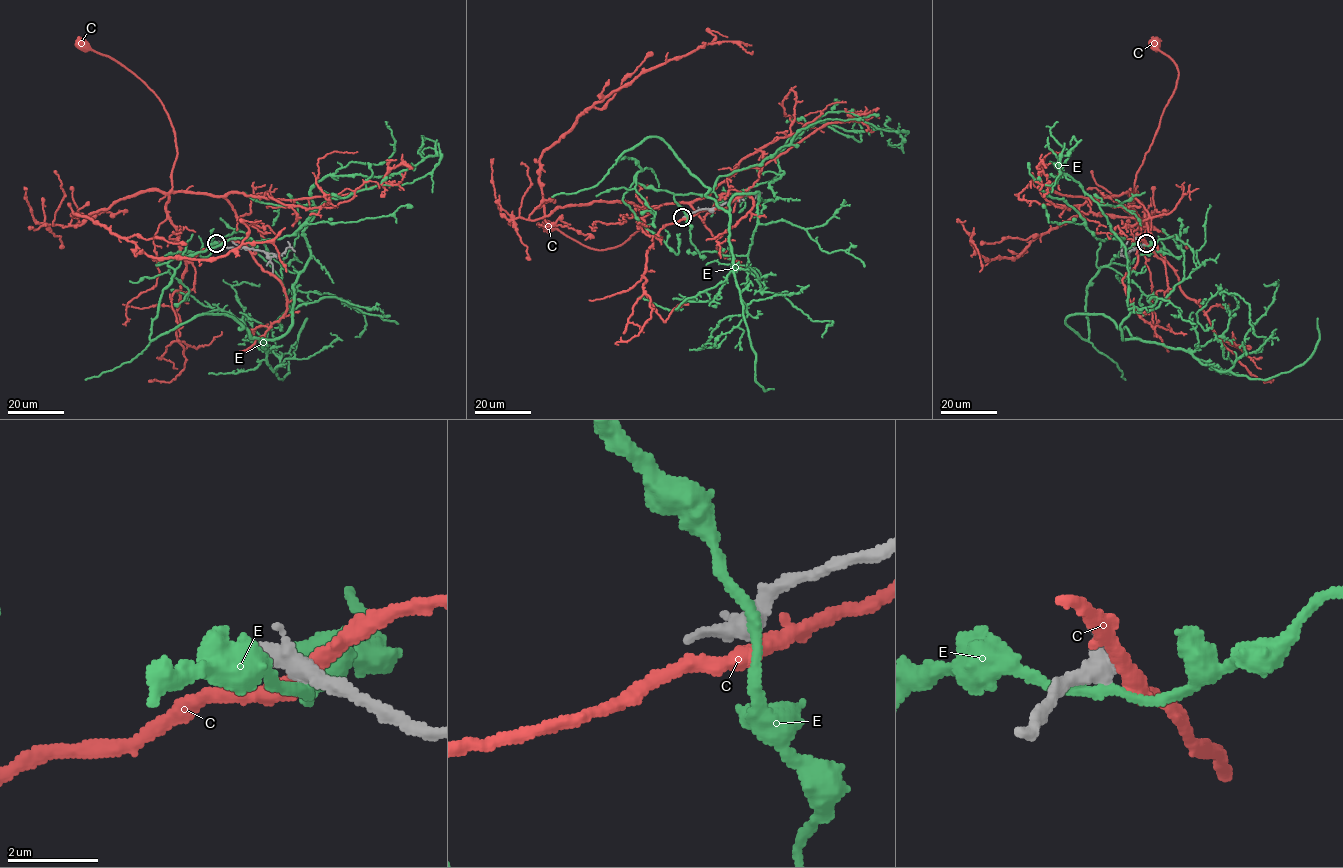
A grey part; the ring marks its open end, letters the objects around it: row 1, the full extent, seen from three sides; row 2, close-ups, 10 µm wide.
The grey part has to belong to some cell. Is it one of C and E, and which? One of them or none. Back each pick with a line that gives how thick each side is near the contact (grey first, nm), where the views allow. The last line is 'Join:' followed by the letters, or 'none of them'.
Join: none of them

